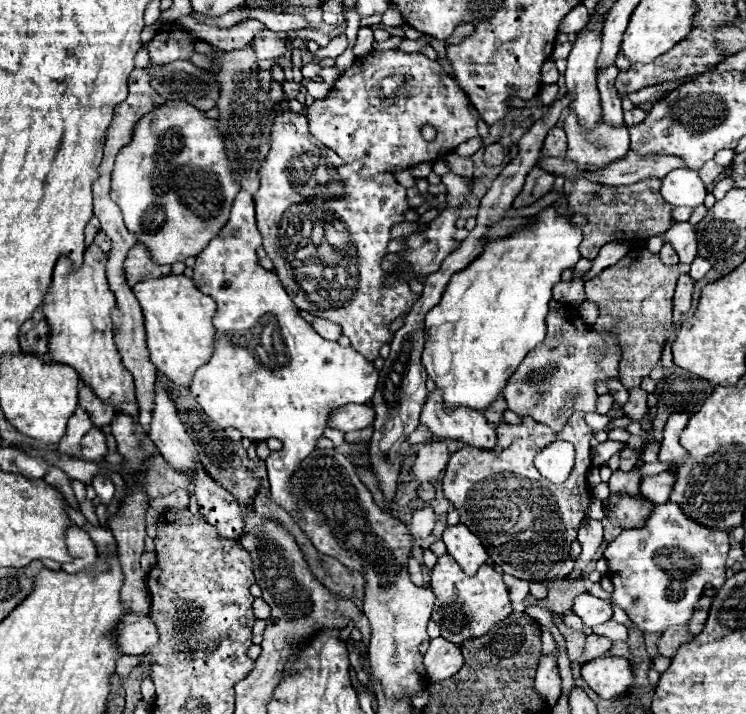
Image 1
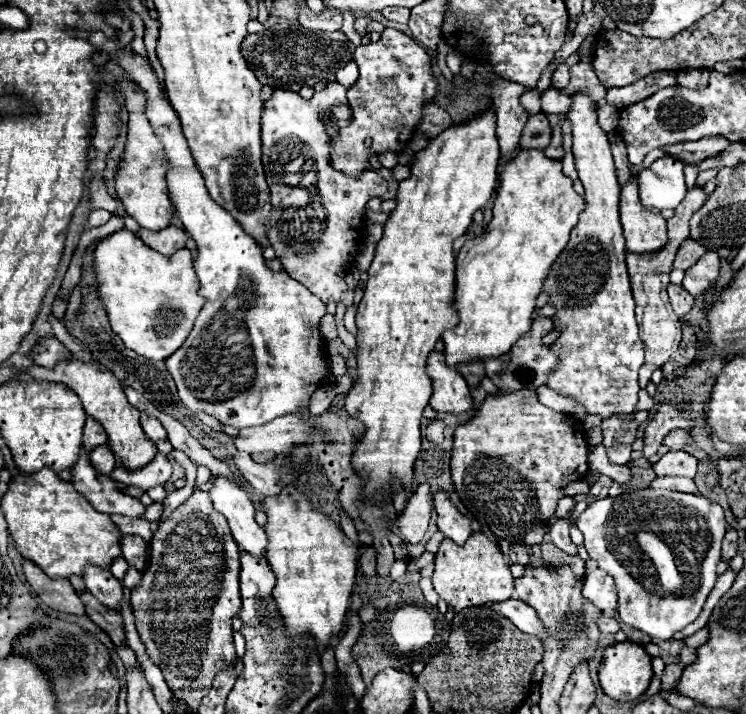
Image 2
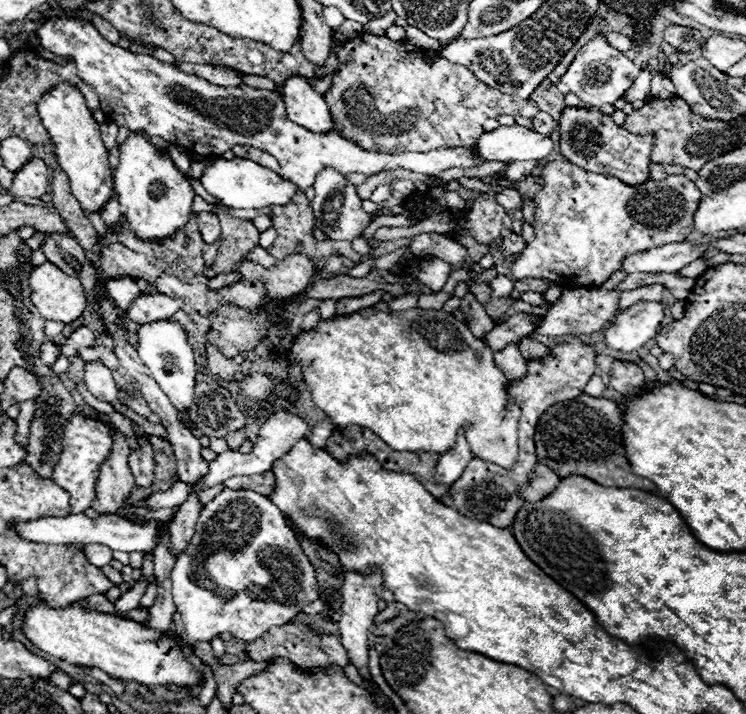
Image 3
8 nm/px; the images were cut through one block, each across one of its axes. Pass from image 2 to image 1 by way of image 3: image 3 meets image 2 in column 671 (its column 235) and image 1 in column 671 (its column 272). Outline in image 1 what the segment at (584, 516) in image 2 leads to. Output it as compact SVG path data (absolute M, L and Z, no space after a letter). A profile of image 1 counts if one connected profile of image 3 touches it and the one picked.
M666 502L656 504L650 518L642 528L622 530L622 534L606 546L604 558L608 560L608 576L614 582L612 602L622 606L630 620L644 632L664 632L670 626L684 626L694 612L694 604L700 600L700 594L706 584L722 586L726 582L726 558L728 558L728 534L714 532L710 528L698 526L686 518L680 506Z

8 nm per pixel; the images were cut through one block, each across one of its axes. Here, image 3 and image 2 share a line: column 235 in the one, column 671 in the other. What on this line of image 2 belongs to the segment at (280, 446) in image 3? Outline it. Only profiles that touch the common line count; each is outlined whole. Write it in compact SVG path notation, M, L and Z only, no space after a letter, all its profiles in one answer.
M682 450L666 452L654 466L656 476L686 476L694 478L698 470L698 460Z

